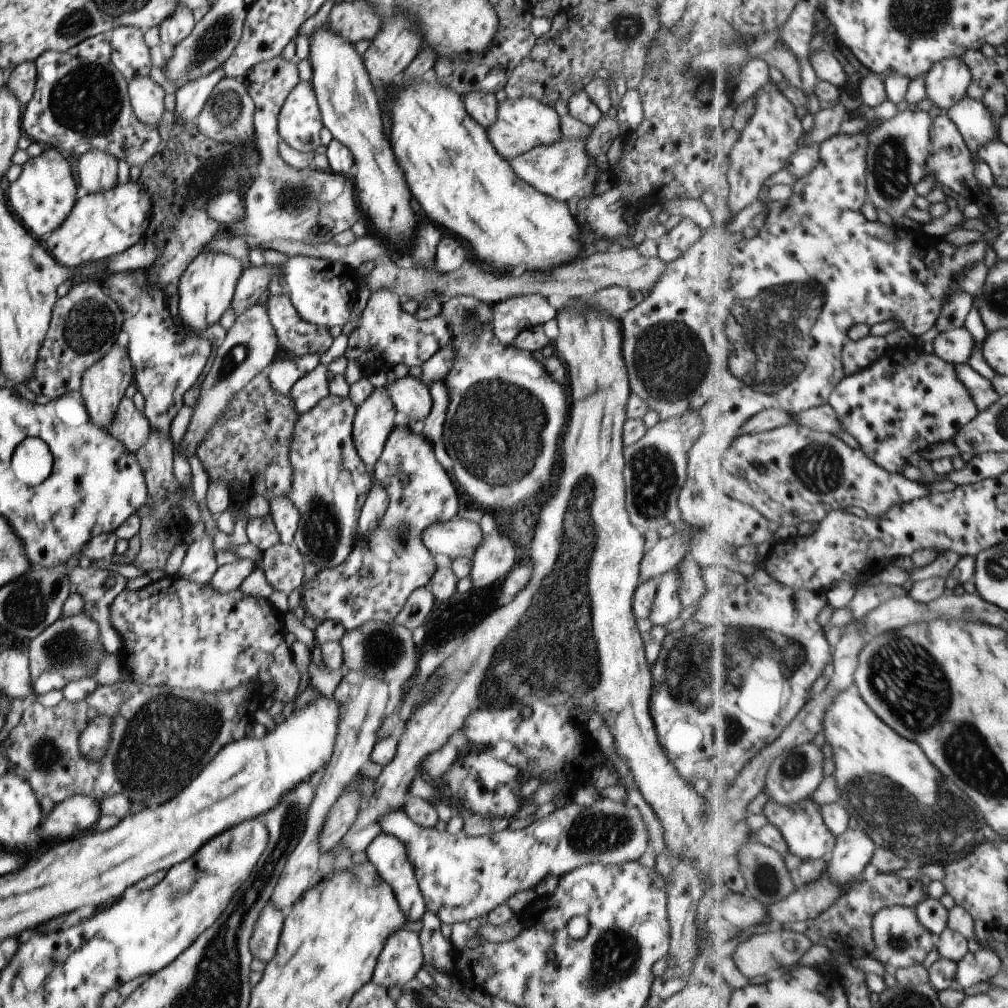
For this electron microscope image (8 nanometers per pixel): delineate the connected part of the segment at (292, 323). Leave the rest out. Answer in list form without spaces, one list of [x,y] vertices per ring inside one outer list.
[[[269,294],[263,302],[283,353],[288,352],[296,357],[315,353],[321,355],[335,342],[329,329],[312,325],[300,318],[287,294]]]

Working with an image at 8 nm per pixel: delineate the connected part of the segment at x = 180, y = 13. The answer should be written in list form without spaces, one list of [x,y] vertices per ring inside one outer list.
[[[177,5],[174,14],[159,24],[160,42],[168,44],[170,48],[178,47],[192,33],[195,22],[192,10]]]

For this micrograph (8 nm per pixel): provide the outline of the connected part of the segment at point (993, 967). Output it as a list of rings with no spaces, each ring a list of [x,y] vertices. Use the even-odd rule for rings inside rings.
[[[988,948],[969,953],[960,963],[956,984],[960,989],[972,988],[980,982],[989,981],[1002,970],[1002,958]]]

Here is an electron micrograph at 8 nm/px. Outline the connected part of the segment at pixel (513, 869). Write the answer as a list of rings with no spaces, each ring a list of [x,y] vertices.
[[[600,798],[590,807],[582,807],[571,801],[549,816],[532,822],[530,826],[525,825],[522,830],[509,827],[495,836],[474,837],[463,831],[449,834],[447,830],[439,832],[435,827],[423,828],[402,810],[384,816],[381,828],[385,834],[402,842],[424,898],[425,910],[436,914],[440,923],[447,925],[462,922],[471,924],[474,918],[480,920],[519,891],[535,889],[548,874],[560,878],[591,863],[606,866],[638,861],[644,855],[648,842],[646,826],[639,809],[609,798]]]

